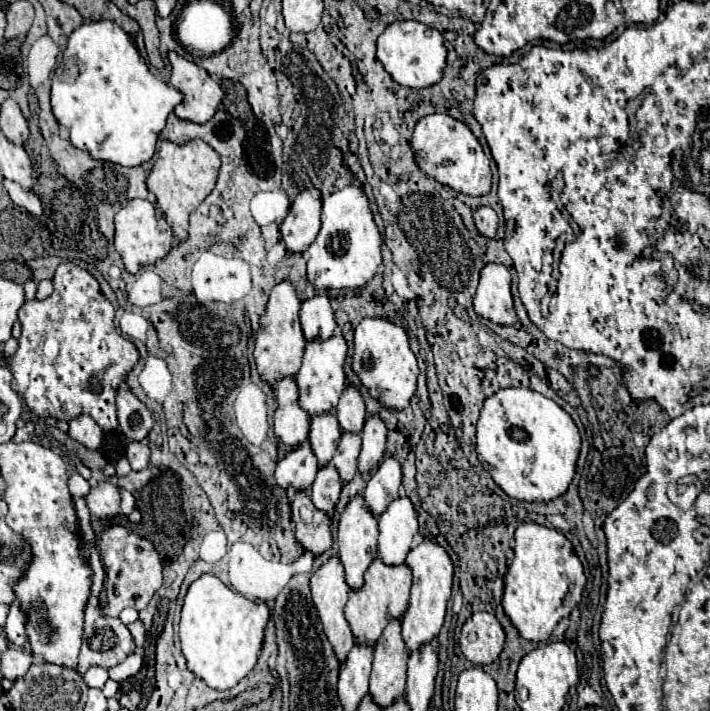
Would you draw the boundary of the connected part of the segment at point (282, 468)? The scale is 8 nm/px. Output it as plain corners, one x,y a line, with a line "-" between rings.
302,443
298,449
286,453
276,467
276,483
292,493
308,491
318,473
316,457
308,443

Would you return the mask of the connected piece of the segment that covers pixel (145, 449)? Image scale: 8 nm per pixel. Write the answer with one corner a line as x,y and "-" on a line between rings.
132,441
132,443
128,443
126,459
132,465
132,471
142,471
142,469
146,469
148,459
150,459
150,447
142,441

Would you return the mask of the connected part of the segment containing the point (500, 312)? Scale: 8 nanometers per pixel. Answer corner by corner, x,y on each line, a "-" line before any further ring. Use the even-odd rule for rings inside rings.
488,263
482,269
474,311
482,319
498,325
514,325
518,321
510,293
510,271
504,265

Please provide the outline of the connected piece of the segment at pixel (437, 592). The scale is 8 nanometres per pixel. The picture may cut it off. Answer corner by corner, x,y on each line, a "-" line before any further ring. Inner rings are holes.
426,537
420,545
416,545
408,553
406,565
412,571
412,597
410,597
408,613
402,619
402,639
408,651
416,651
422,645
434,641
440,633
440,627
444,623
446,603
450,599
454,567
452,567
448,553
438,543
434,543
430,537

